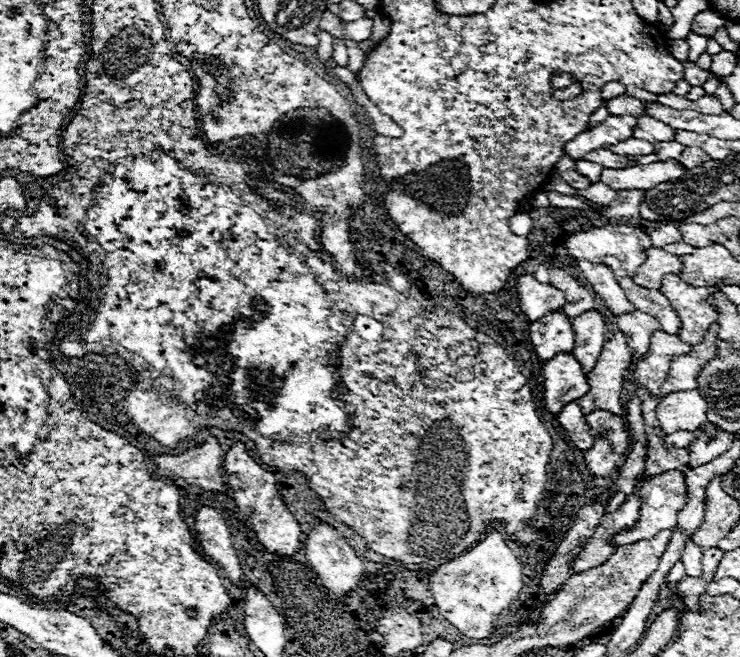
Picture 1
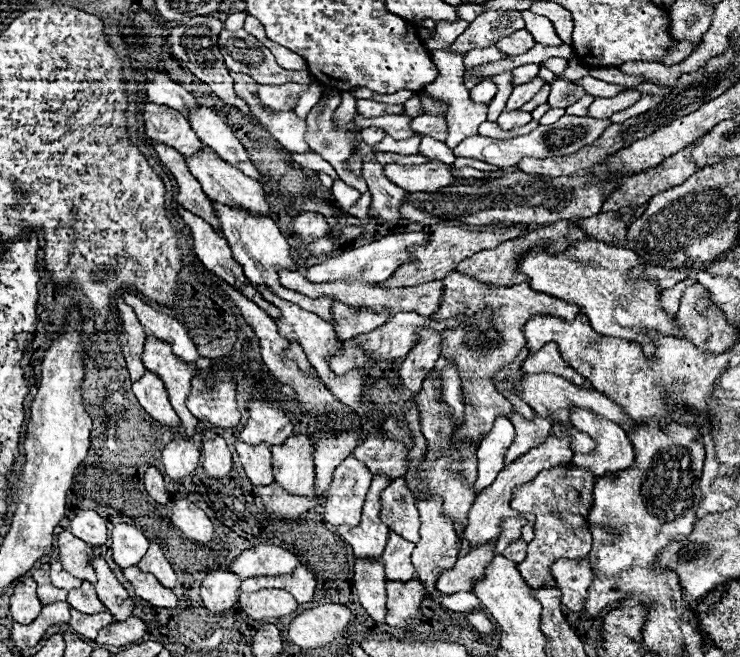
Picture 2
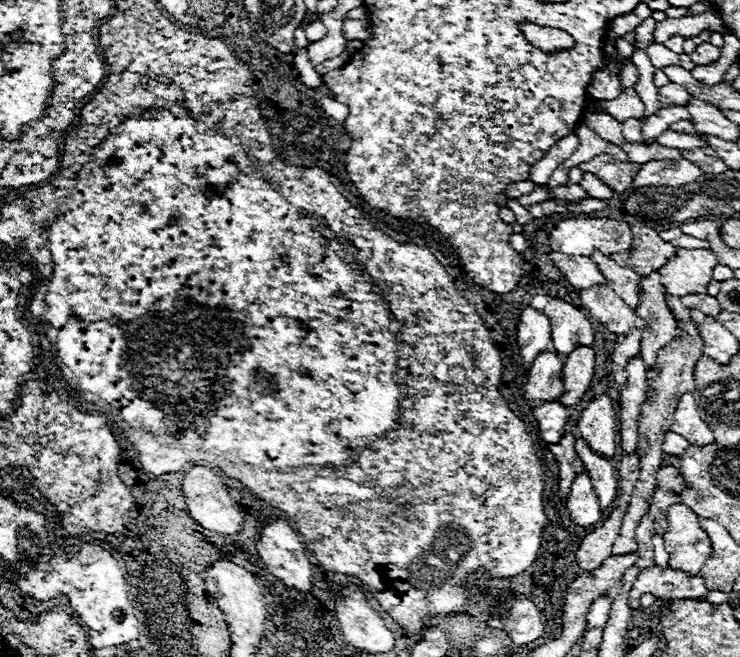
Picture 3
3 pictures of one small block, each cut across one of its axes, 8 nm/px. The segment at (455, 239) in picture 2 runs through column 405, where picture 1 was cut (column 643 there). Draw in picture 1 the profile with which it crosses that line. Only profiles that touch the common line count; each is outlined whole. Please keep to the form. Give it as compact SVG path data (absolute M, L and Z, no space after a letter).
M650 248L646 262L638 268L632 278L642 288L660 288L664 274L680 274L682 262L678 256L664 252L662 248Z

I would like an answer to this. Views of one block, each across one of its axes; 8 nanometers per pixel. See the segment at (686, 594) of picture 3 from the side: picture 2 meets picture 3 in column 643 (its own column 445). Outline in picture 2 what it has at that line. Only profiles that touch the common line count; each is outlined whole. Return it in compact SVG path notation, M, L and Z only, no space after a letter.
M488 542L486 546L480 546L472 552L468 552L466 556L458 558L456 566L440 576L440 580L436 582L436 588L442 594L448 594L448 596L452 596L456 592L462 592L462 590L472 592L476 580L484 578L484 572L488 568L488 564L496 556L494 546L496 546L496 542Z

